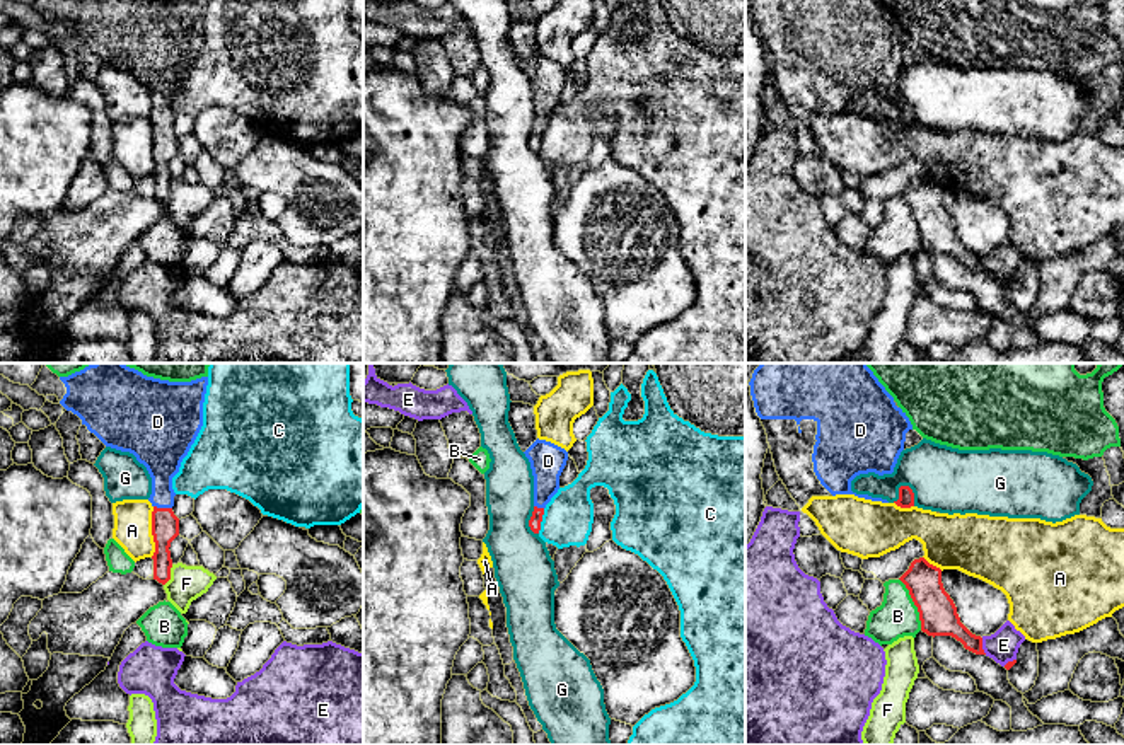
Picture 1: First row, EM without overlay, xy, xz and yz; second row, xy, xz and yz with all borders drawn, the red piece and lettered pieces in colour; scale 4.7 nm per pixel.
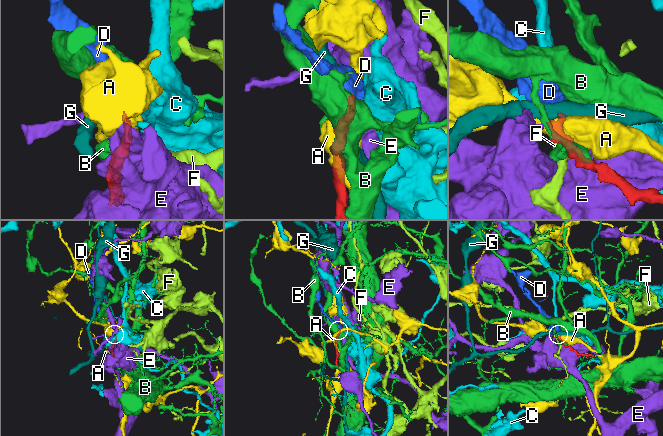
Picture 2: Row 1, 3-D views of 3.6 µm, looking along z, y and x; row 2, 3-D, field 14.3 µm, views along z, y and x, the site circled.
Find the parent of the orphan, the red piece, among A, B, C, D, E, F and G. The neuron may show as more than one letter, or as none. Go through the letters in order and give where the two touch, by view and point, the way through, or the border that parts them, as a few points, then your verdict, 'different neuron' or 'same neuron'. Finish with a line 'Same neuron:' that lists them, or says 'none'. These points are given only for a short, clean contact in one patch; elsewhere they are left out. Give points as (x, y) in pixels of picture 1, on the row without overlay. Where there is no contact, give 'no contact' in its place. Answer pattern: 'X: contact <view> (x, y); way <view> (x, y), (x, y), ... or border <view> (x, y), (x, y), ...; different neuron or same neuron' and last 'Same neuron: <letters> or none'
A: contact xy (152, 150); different neuron
B: contact yz (915, 222); different neuron
C: contact xz (541, 138); border xz (544, 127), (538, 150); different neuron
D: contact xy (162, 127); way xy (164, 142), (162, 127), (162, 74); same neuron
E: contact yz (981, 265); border yz (981, 256), (981, 266), (986, 271); different neuron
F: contact xy (169, 193); border xy (173, 183), (171, 195), (164, 203); different neuron
G: contact yz (899, 106); border yz (915, 111), (908, 104), (901, 104), (899, 115), (892, 120); different neuron
Same neuron: D

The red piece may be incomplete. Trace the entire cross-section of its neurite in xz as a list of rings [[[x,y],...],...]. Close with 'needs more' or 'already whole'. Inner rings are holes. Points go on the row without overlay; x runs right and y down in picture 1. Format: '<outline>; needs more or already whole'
[[[510,20],[508,41],[520,68],[530,80],[534,94],[534,130],[529,145],[539,152],[546,123],[559,107],[559,94],[566,84],[568,70],[551,60],[539,58],[534,24]]]; needs more

